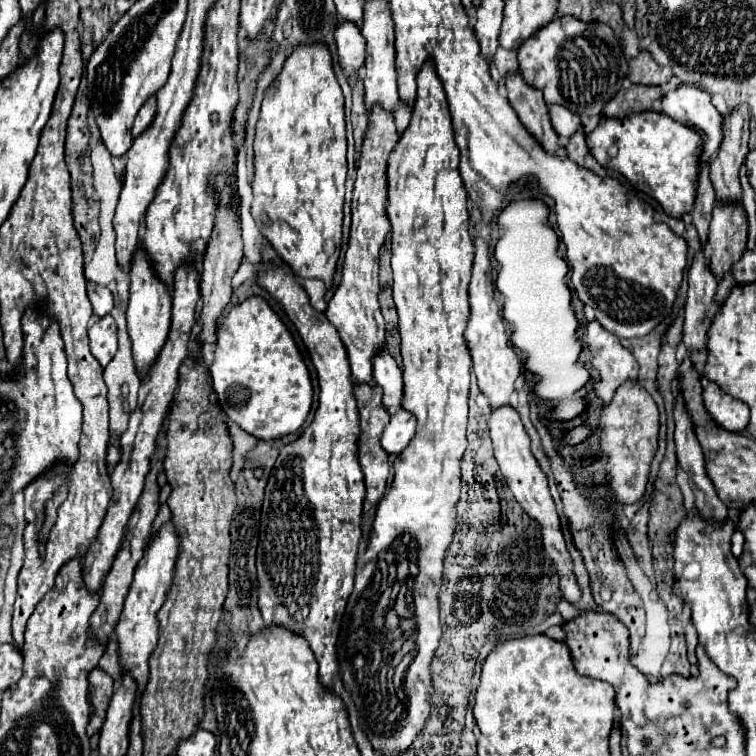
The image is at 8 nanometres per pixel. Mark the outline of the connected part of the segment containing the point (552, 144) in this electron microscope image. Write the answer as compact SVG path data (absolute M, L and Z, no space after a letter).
M509 74L505 78L505 86L509 104L517 112L521 124L541 144L541 148L557 158L567 158L567 148L561 144L559 134L555 134L553 124L549 122L549 108L543 102L541 90L523 82L521 74Z

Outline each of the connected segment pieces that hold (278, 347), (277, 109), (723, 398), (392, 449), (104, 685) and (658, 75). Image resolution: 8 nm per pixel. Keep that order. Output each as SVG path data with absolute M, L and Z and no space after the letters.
M249 296L241 304L237 304L229 316L217 328L217 344L215 344L215 360L211 364L213 388L219 396L219 404L227 418L235 422L245 432L261 438L273 440L291 432L297 432L309 416L313 404L313 384L305 360L277 312L267 304L261 296Z
M297 46L285 60L281 74L265 90L261 102L261 116L255 134L255 178L251 214L261 234L271 242L283 262L287 262L297 276L319 278L331 286L335 264L341 246L343 224L343 194L347 174L347 140L343 94L333 74L331 54L327 46Z
M709 382L705 386L703 398L705 398L705 406L709 414L719 426L723 426L729 432L745 430L749 422L749 406L745 406L745 402L731 398L723 390L719 390L715 382Z
M399 408L391 416L391 422L385 426L385 432L381 436L381 446L389 454L399 454L409 444L409 440L413 438L415 426L417 426L415 416L405 412L405 408Z
M93 668L89 674L89 702L91 702L91 718L87 726L89 736L101 730L111 696L113 696L113 678L105 674L101 668Z
M641 50L639 56L635 56L629 62L629 80L635 84L647 84L647 86L659 86L669 82L673 72L665 66L657 66L653 62L653 56L647 50Z

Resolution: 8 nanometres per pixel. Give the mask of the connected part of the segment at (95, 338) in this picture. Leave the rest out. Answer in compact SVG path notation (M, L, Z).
M111 314L105 318L93 318L89 328L91 338L91 352L101 362L101 366L107 366L107 362L117 352L117 324Z

